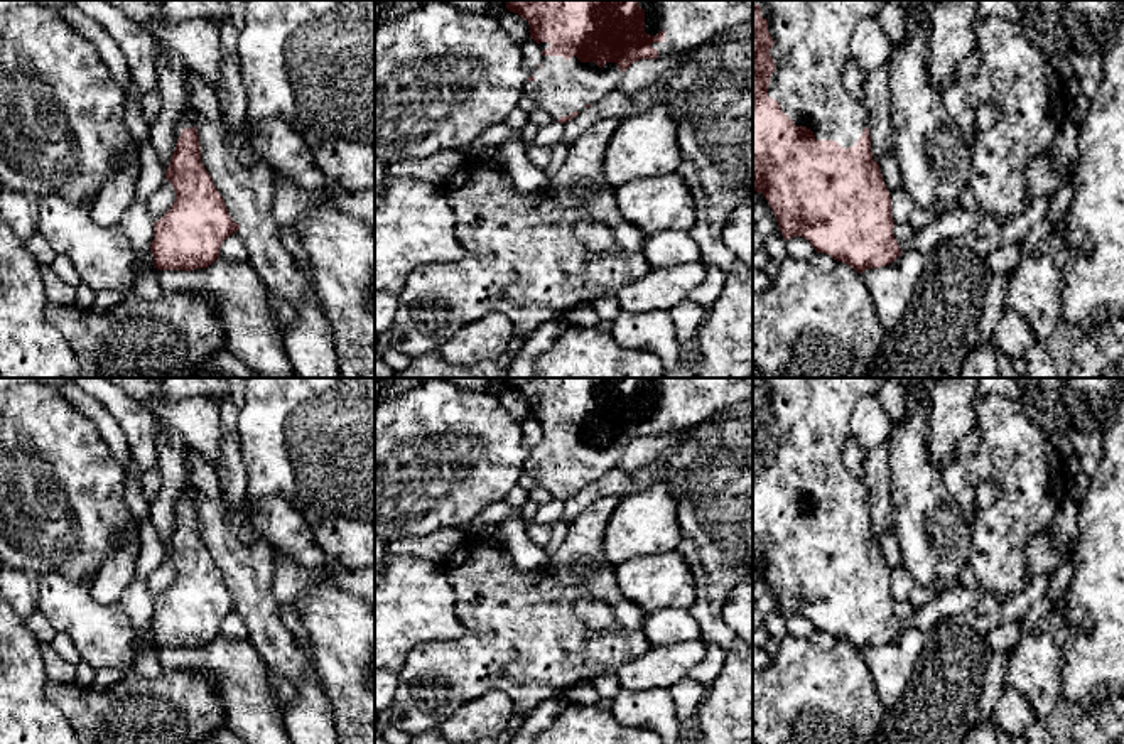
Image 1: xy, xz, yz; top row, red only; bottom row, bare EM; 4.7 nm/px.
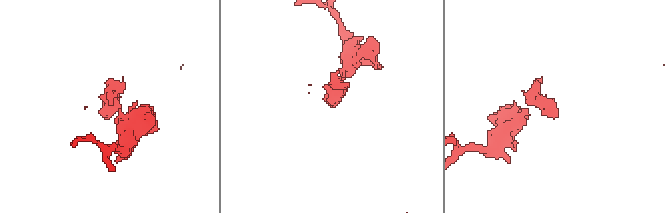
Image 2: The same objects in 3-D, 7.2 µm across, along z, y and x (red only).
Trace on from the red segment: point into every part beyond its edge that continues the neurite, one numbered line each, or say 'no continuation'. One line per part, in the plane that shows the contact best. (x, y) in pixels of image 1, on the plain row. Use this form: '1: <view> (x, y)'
1: yz (812, 415)

